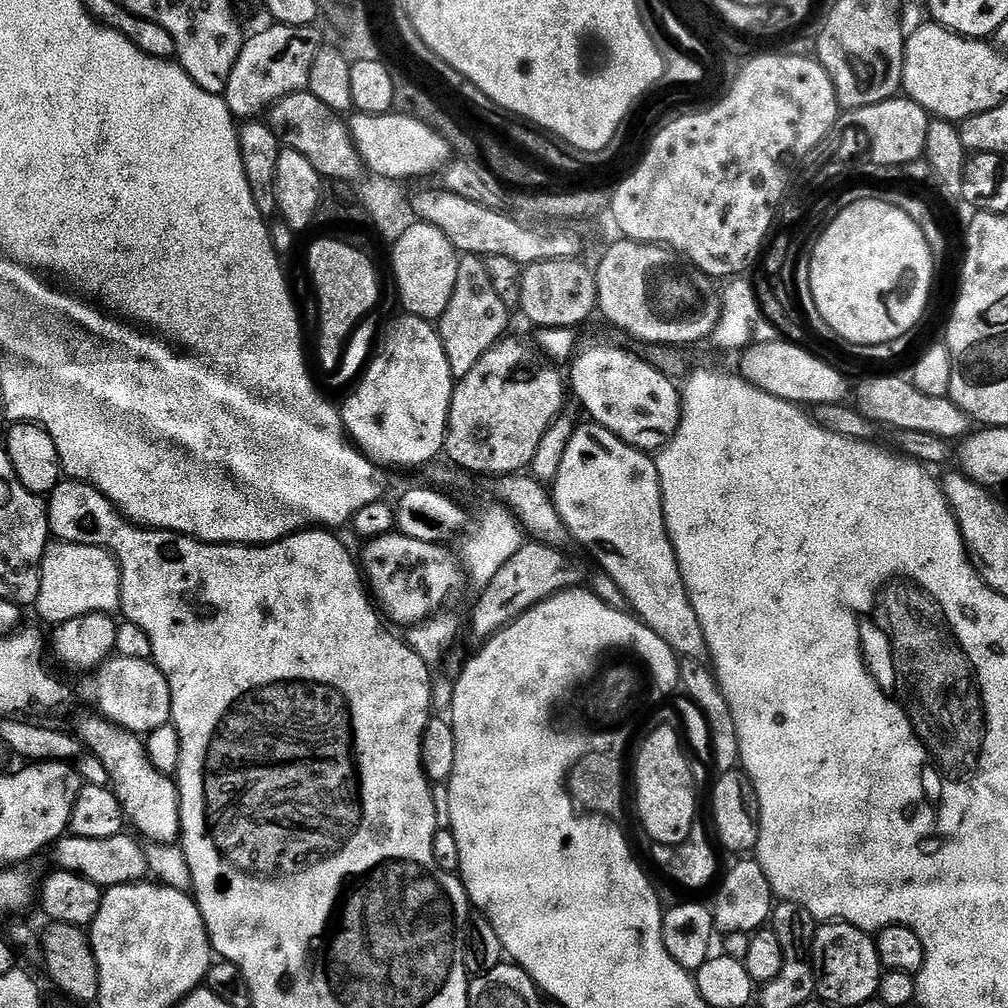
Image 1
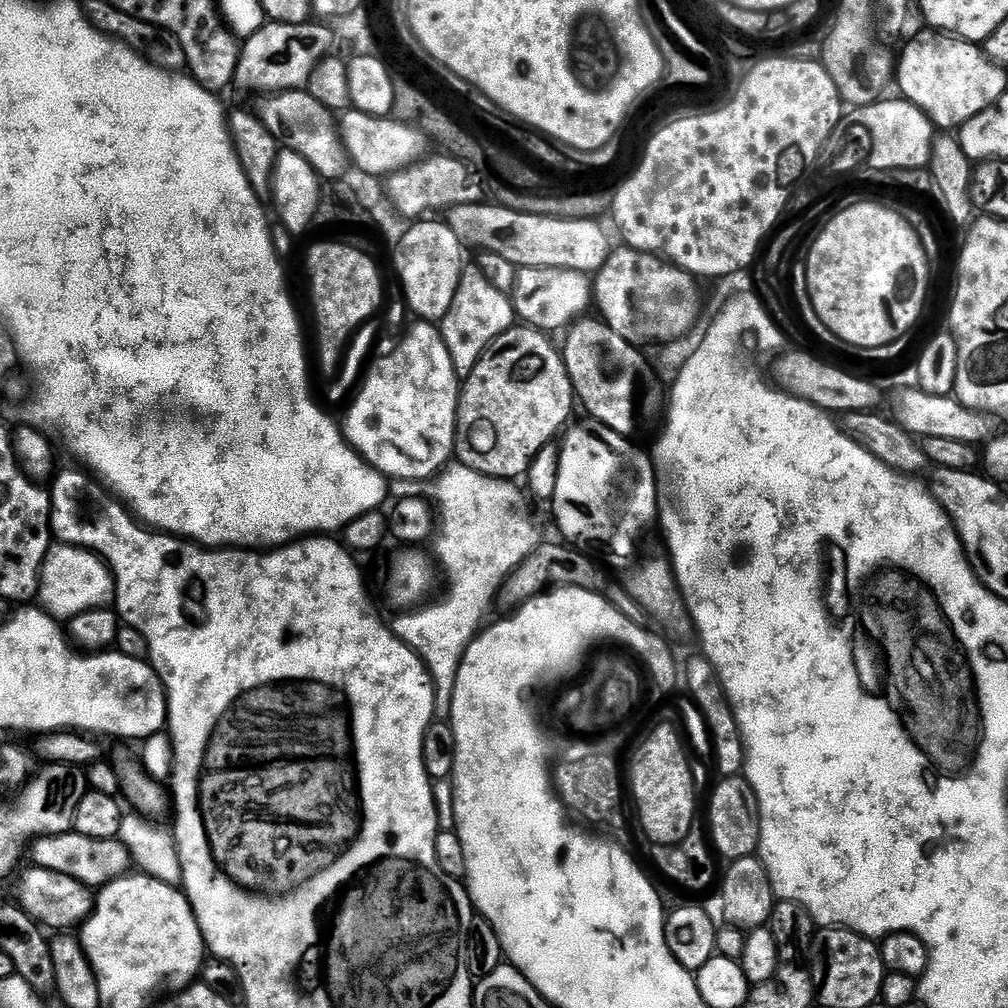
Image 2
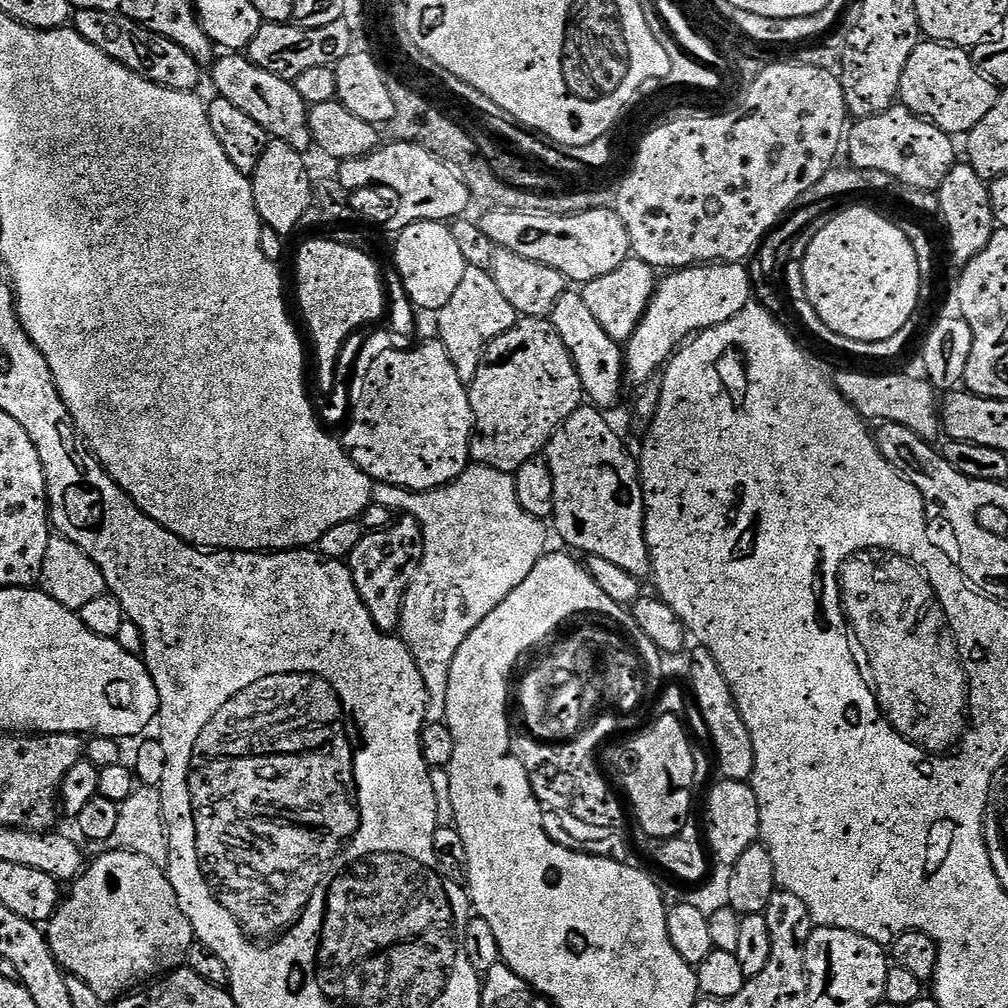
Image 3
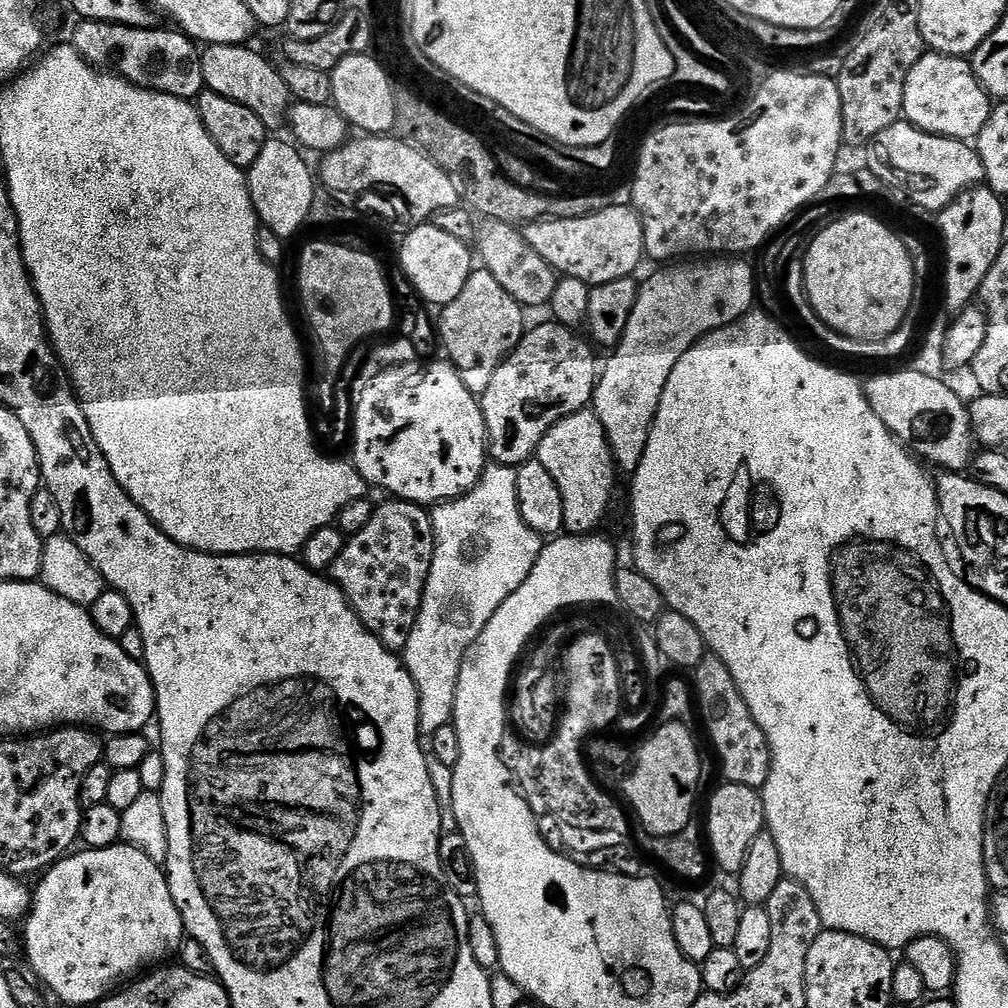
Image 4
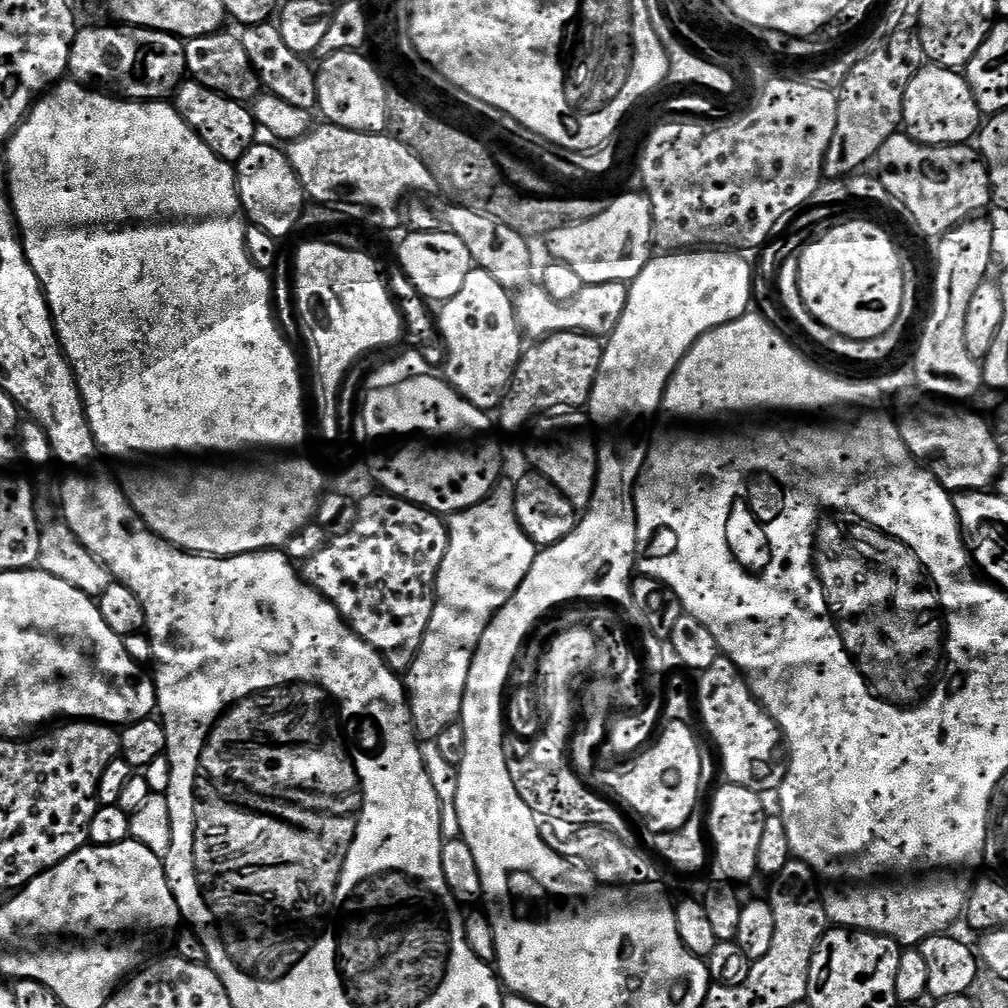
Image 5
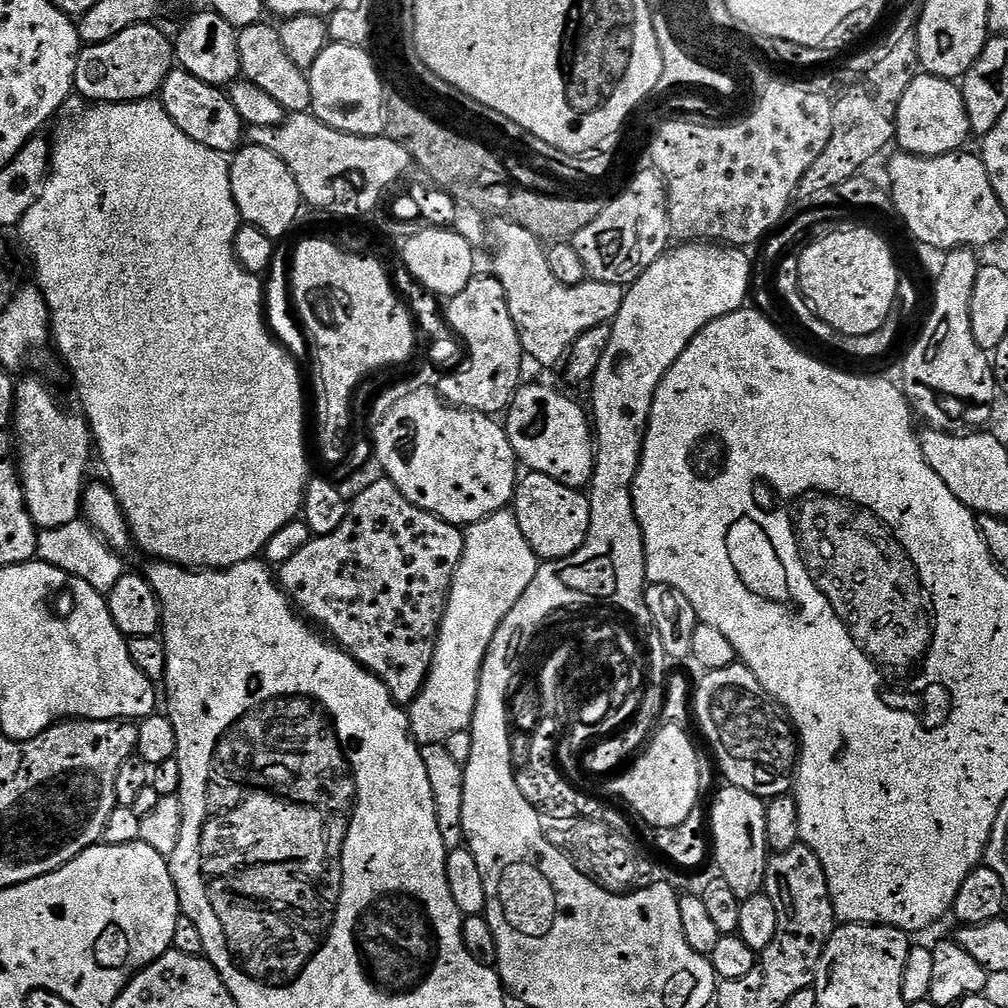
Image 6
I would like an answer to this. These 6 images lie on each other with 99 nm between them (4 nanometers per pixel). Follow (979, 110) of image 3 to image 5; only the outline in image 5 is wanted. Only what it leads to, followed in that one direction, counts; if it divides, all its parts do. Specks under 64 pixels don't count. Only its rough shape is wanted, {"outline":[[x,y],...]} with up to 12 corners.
{"outline":[[925,66],[906,86],[903,131],[968,144],[982,117],[967,75]]}

